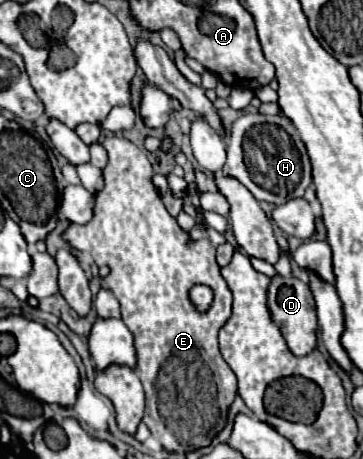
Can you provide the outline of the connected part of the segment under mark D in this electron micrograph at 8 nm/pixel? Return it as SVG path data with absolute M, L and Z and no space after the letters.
M275 275L271 279L271 285L269 285L269 293L267 293L267 307L271 311L271 317L273 321L277 323L277 327L281 329L285 341L287 341L287 347L293 355L307 355L315 349L317 345L317 337L315 337L315 331L317 331L317 315L315 315L315 301L313 301L313 295L309 291L309 285L295 279L295 277L281 277L281 275Z

